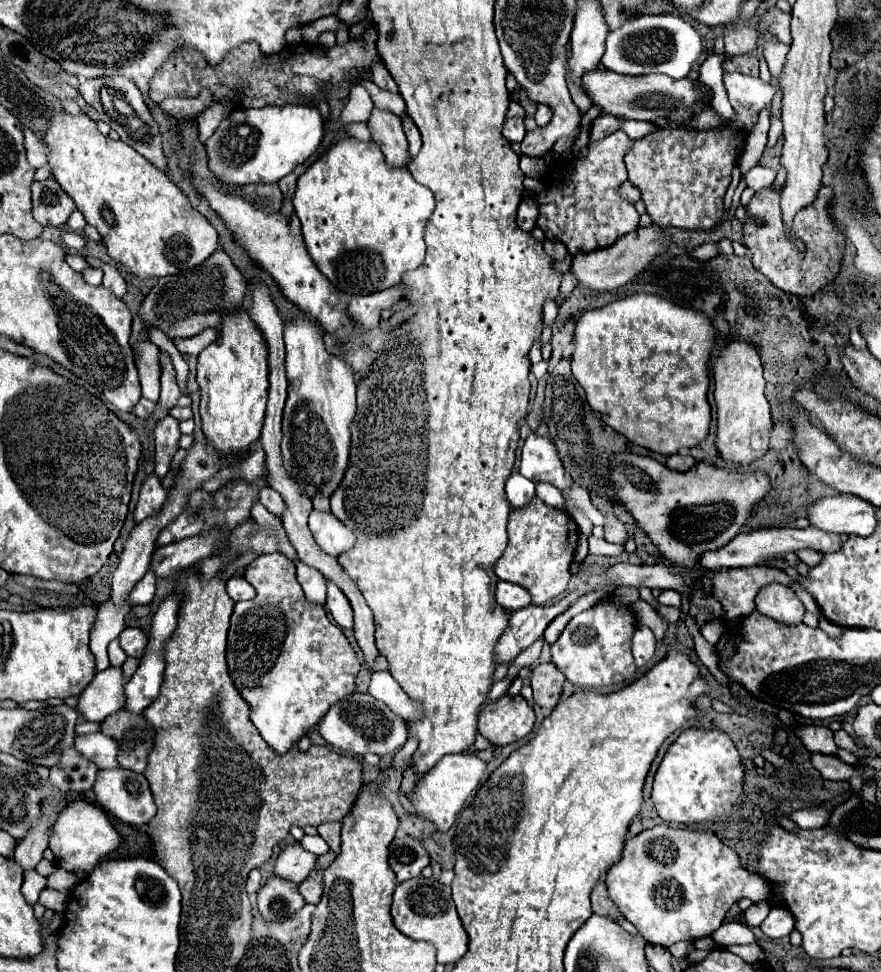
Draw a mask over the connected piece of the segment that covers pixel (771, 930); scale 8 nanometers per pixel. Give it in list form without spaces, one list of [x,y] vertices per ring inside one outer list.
[[[772,908],[760,928],[769,938],[779,939],[794,930],[794,918],[782,908]]]

